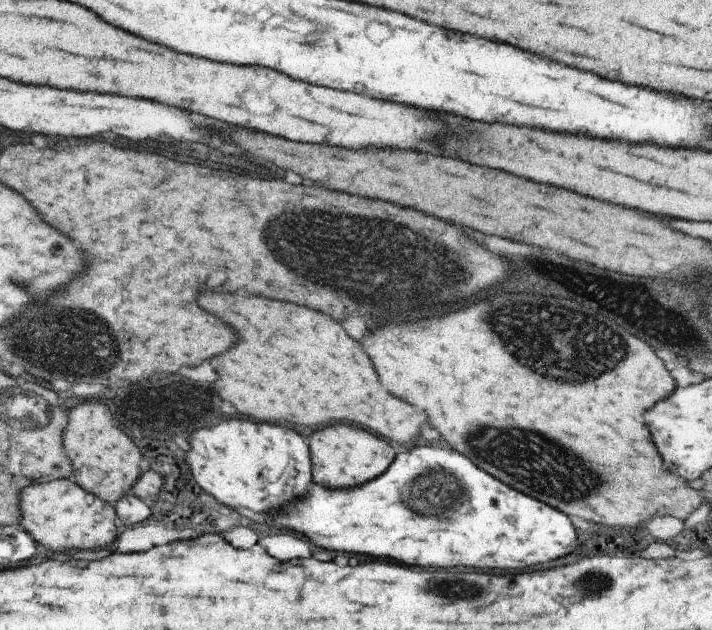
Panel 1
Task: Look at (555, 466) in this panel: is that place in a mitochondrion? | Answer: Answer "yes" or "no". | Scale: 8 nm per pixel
yes

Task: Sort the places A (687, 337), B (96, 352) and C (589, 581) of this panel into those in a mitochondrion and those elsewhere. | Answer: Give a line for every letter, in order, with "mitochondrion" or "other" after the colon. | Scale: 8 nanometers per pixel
A: other
B: mitochondrion
C: mitochondrion

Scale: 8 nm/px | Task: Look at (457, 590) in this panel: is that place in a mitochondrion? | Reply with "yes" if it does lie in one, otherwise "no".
yes

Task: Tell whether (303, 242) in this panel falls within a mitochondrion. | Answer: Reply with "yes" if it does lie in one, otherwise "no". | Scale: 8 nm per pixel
yes

